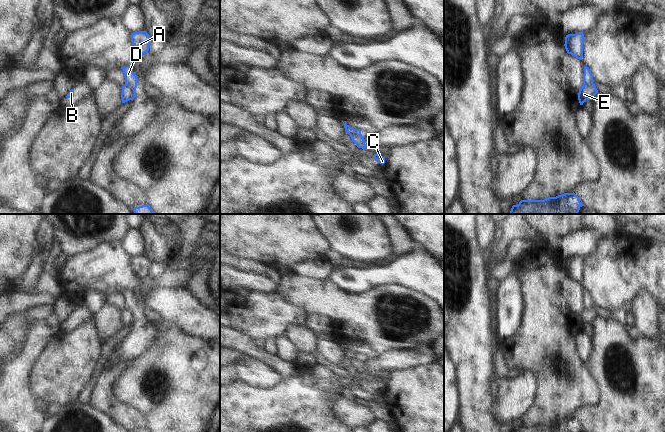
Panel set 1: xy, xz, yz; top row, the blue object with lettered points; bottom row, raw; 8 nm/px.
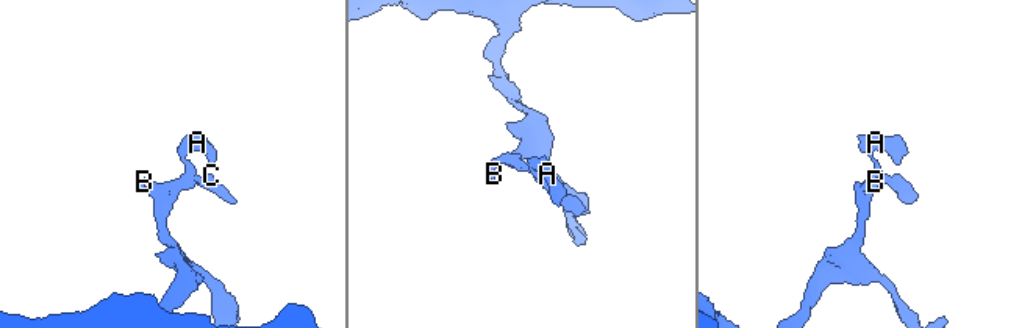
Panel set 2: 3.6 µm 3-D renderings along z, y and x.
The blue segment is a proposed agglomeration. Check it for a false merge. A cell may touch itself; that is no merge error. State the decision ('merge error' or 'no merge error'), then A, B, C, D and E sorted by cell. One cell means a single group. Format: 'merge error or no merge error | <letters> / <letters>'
merge error | A D / B C E

